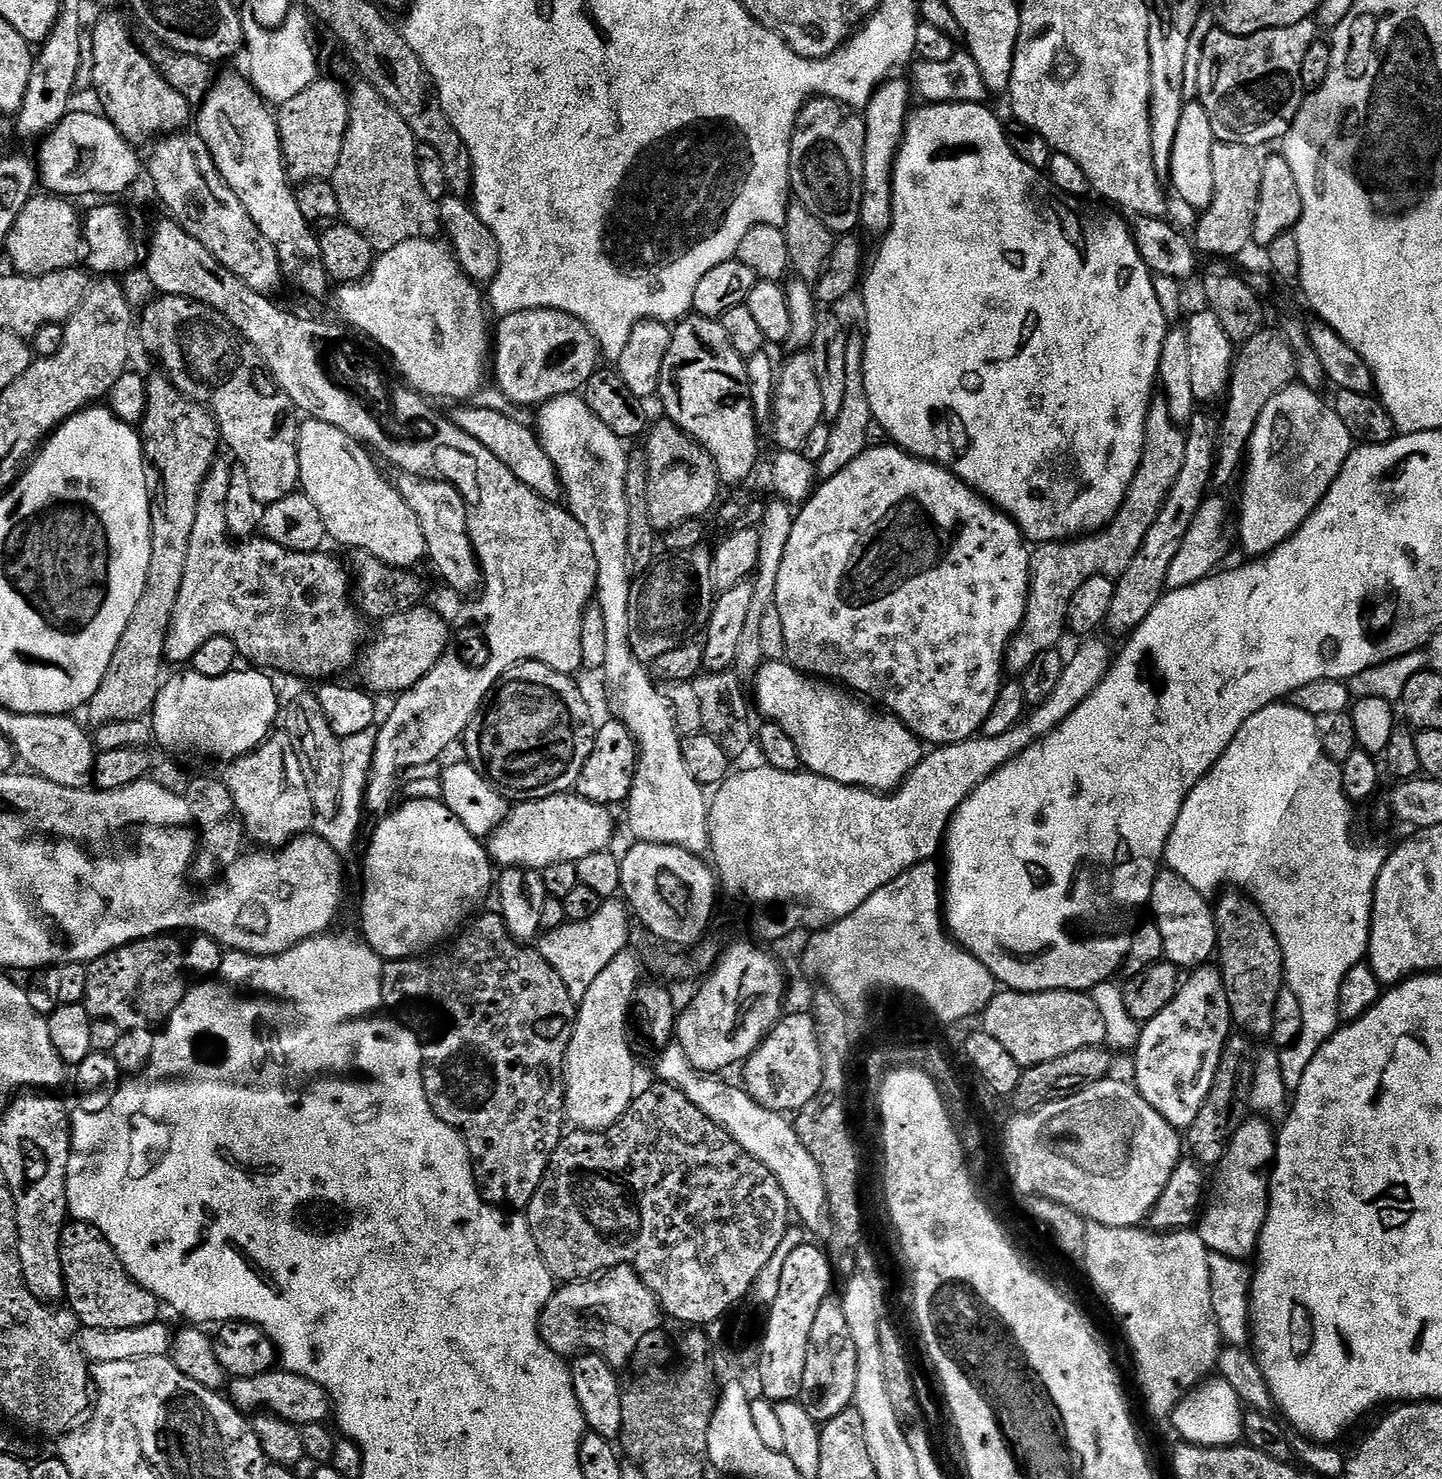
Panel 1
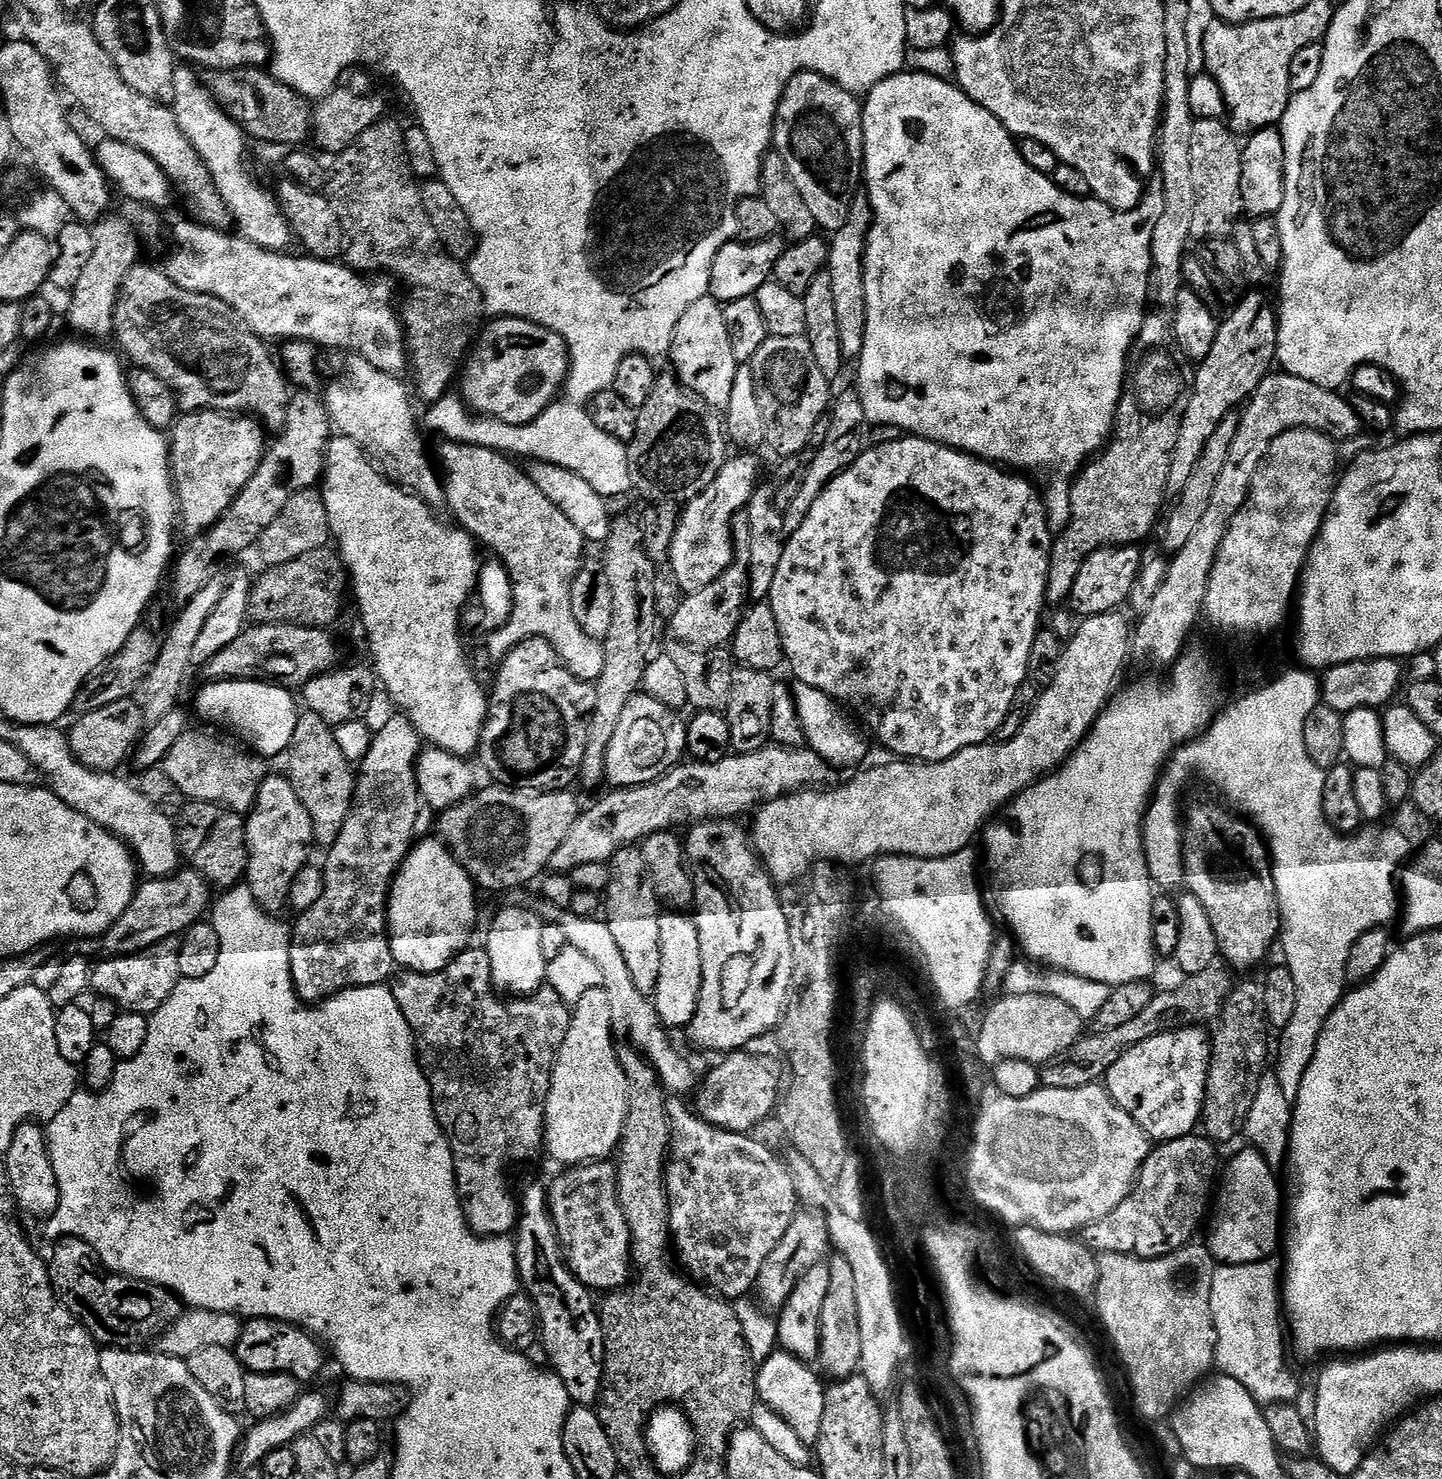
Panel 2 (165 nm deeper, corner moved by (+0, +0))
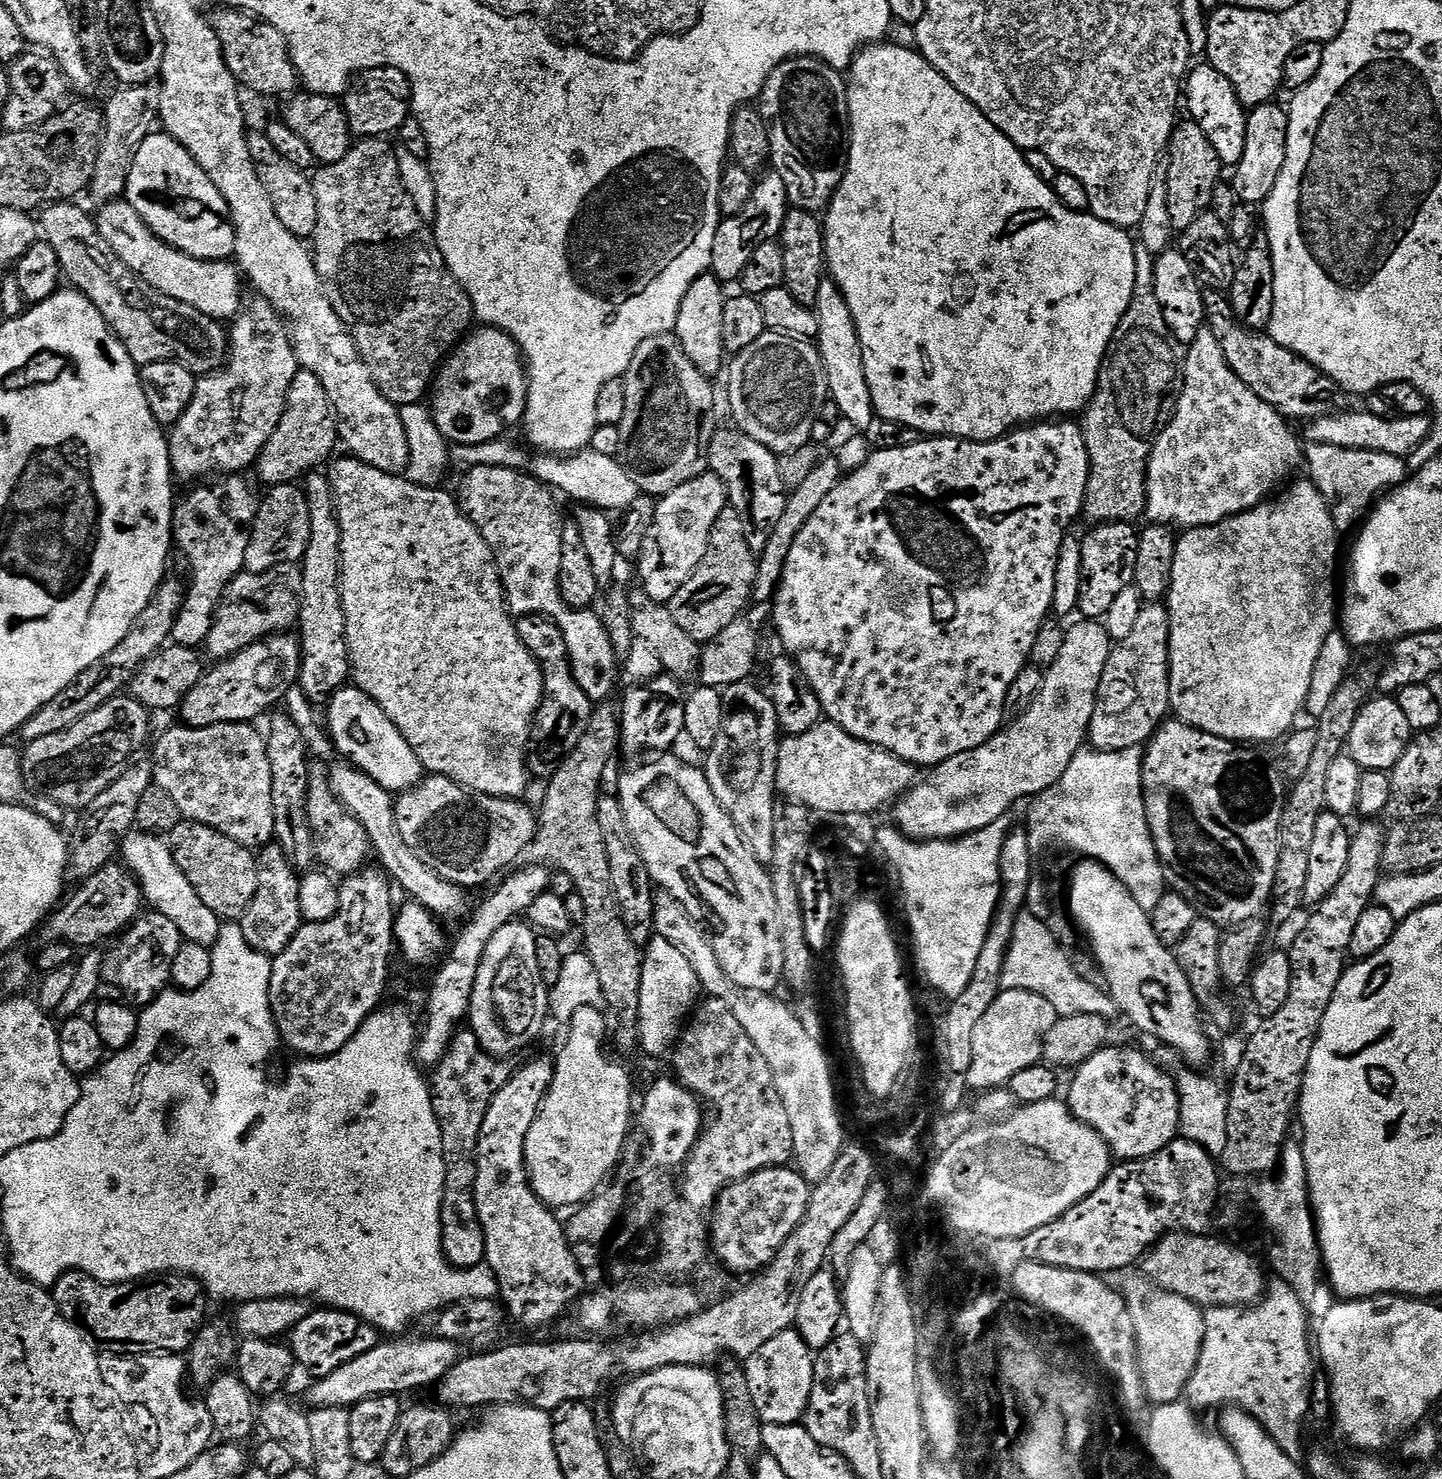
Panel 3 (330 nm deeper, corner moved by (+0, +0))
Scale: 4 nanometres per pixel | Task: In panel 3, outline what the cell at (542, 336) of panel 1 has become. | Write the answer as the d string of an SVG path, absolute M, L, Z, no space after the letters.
M491 326L477 327L441 363L430 392L434 422L444 438L456 446L501 439L507 428L523 421L527 405L528 369L516 339Z

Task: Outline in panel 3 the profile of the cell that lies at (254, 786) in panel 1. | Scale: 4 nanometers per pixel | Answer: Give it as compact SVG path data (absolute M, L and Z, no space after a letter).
M273 842L264 845L258 852L258 890L242 917L244 937L254 950L263 956L274 958L290 946L290 938L298 934L300 915L300 882L297 869L292 867L283 847Z

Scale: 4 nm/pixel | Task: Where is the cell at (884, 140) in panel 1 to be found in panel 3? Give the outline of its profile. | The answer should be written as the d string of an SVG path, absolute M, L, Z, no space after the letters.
M821 283L814 311L820 323L818 347L824 363L824 378L830 400L836 403L837 410L854 427L871 429L874 424L874 409L870 398L870 386L866 382L866 370L862 362L862 346L850 306L835 283Z

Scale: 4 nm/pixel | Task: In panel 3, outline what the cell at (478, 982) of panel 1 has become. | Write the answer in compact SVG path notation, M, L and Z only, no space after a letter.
M460 1030L448 1043L440 1063L435 1065L433 1072L436 1073L430 1076L432 1105L442 1134L446 1166L444 1201L440 1211L442 1242L444 1255L457 1268L479 1268L485 1263L487 1248L475 1200L476 1147L491 1100L513 1074L513 1069L504 1064L507 1063L501 1057L484 1050L471 1030Z

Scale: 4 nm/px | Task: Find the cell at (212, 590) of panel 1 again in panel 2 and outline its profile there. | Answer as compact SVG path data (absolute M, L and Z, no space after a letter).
M185 412L170 429L170 471L174 485L174 495L178 505L179 523L184 523L185 537L204 535L222 518L222 514L240 493L242 486L254 478L260 459L266 451L265 429L259 420L248 414L225 414L224 412Z

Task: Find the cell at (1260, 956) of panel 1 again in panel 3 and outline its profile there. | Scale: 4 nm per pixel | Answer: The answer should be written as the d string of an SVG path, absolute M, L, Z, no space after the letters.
M1168 718L1157 728L1156 735L1148 741L1142 752L1142 767L1144 769L1144 802L1142 807L1148 815L1148 825L1156 843L1156 852L1160 855L1160 863L1164 866L1167 883L1181 896L1185 896L1203 919L1221 926L1235 926L1247 920L1257 919L1261 915L1260 911L1263 908L1265 911L1269 907L1274 878L1278 870L1278 850L1280 849L1278 846L1278 826L1282 822L1282 810L1286 796L1283 791L1280 793L1279 782L1268 773L1268 768L1260 761L1259 754L1251 752L1248 748L1251 747L1241 746L1231 740L1223 740L1220 736L1202 731L1201 728L1192 728L1182 720Z

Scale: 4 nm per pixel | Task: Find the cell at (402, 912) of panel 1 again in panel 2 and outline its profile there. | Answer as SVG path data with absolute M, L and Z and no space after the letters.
M439 839L419 841L401 864L388 894L388 941L393 961L410 972L443 970L473 943L476 892L472 877Z

